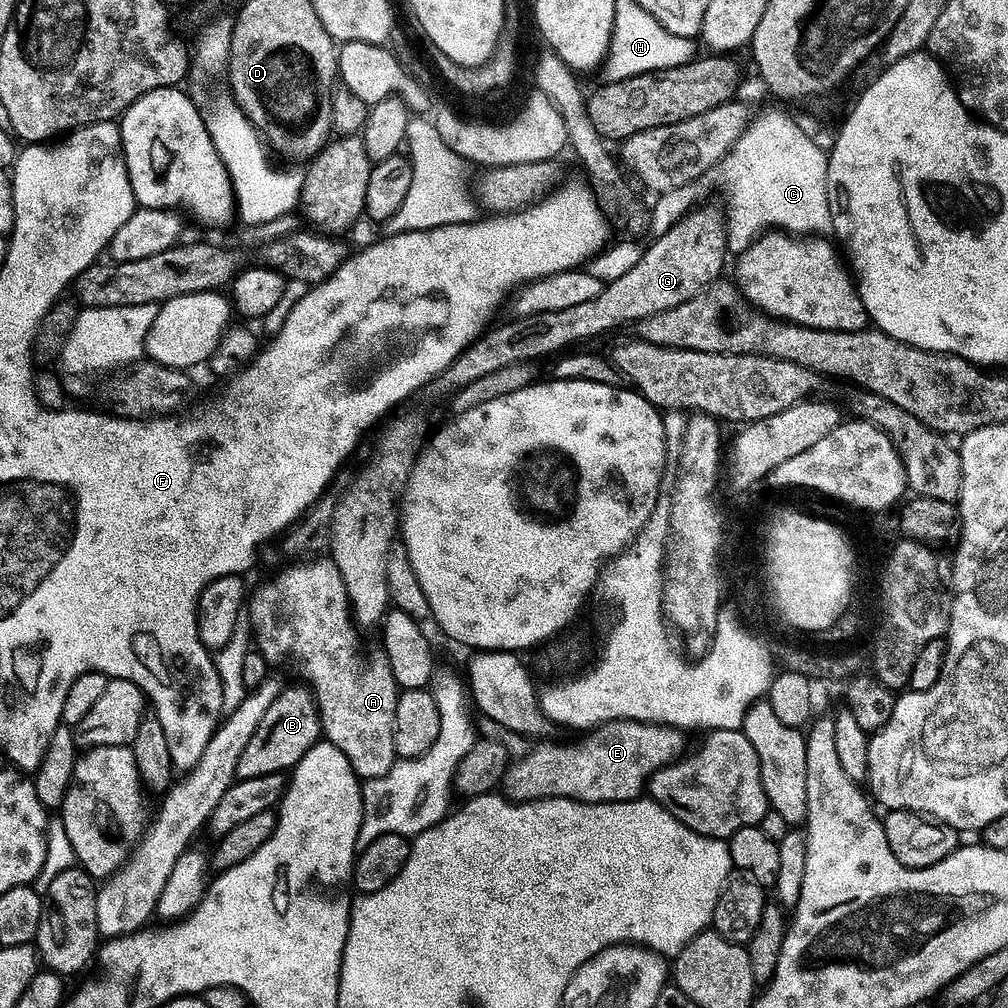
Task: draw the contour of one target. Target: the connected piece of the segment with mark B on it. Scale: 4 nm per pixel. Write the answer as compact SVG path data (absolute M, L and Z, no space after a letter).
M285 687L269 713L262 719L253 738L247 743L237 768L237 777L242 780L278 776L291 773L302 762L315 744L321 743L324 725L320 723L320 709L316 707L316 697L307 687Z

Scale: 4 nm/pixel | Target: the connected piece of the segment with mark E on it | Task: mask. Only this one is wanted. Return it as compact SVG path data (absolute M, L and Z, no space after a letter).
M617 720L614 724L597 727L587 733L581 744L537 743L533 752L528 752L520 761L508 765L502 781L502 792L509 801L528 804L532 800L577 800L580 804L615 806L631 800L640 800L645 795L648 781L667 764L675 764L685 755L685 733L679 728L662 724L639 724L633 720Z

